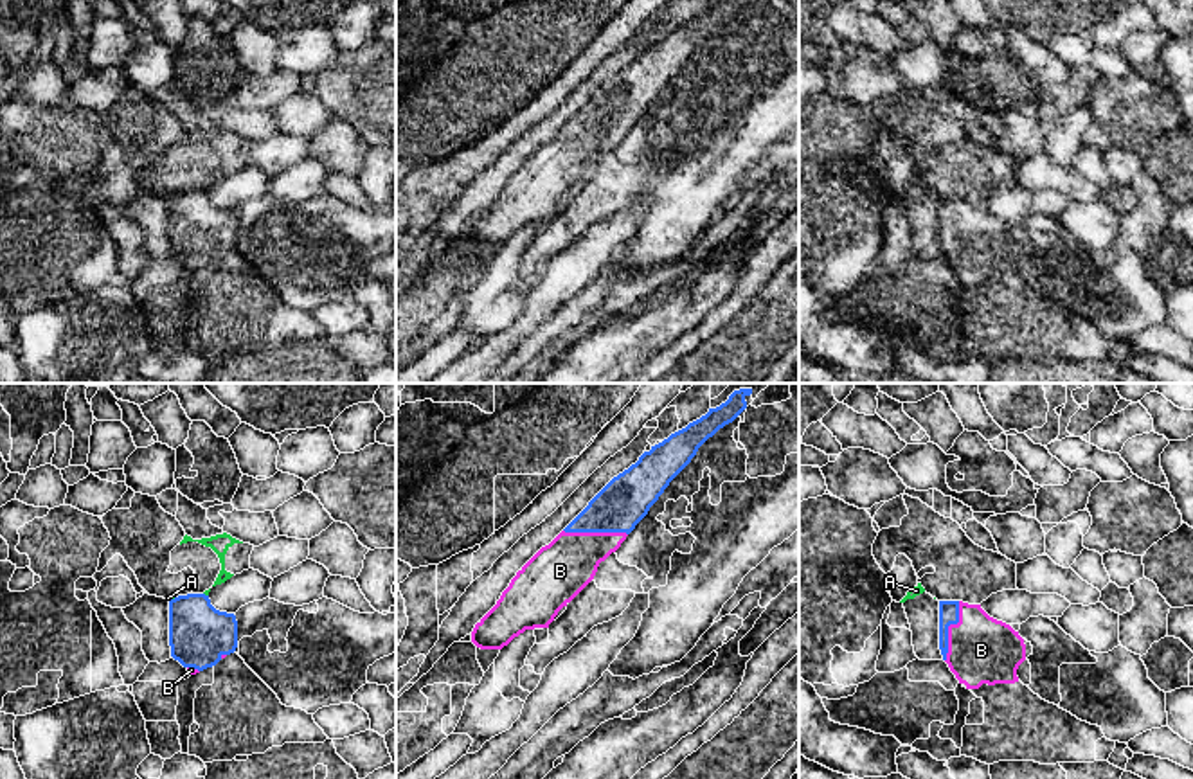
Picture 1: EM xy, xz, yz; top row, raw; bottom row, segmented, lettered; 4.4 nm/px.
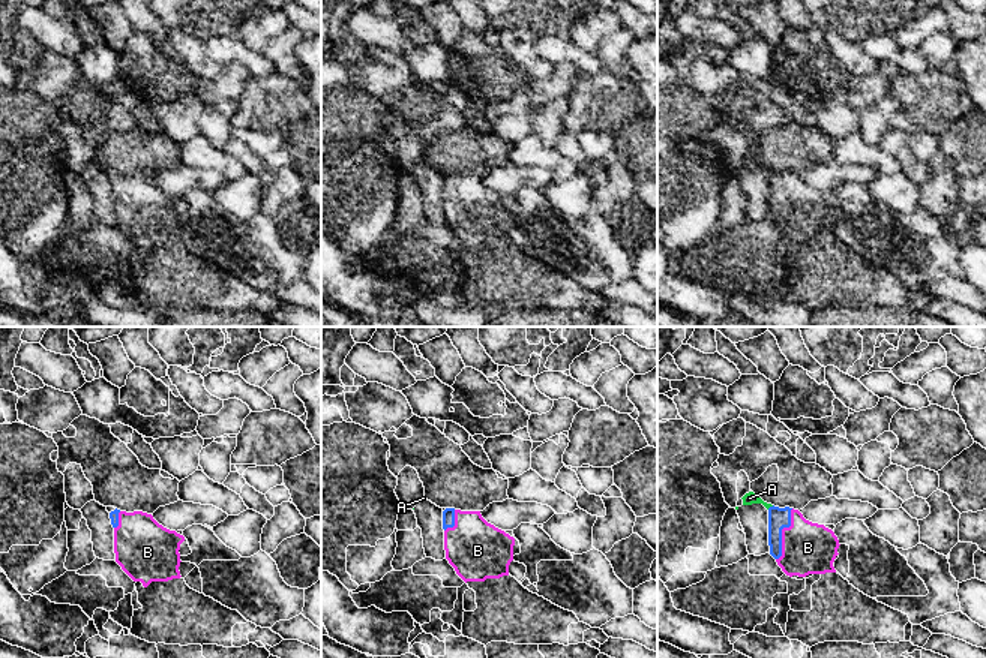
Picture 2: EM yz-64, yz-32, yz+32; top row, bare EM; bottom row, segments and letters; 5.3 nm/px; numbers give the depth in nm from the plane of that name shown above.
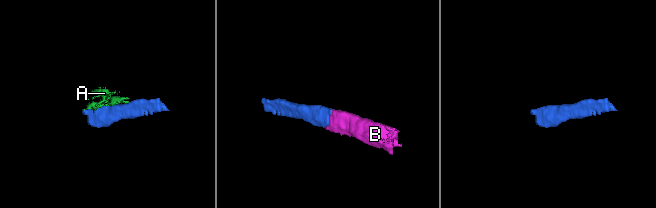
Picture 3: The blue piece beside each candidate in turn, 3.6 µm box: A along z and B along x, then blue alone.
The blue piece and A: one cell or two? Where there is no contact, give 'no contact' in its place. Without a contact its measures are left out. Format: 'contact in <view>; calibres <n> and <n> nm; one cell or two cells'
contact in xy; calibres 280 and 20 nm; two cells

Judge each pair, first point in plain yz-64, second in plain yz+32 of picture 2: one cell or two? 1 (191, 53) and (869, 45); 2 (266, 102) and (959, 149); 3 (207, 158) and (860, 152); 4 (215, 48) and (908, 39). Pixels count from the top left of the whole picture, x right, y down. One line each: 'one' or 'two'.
1: two
2: two
3: one
4: two

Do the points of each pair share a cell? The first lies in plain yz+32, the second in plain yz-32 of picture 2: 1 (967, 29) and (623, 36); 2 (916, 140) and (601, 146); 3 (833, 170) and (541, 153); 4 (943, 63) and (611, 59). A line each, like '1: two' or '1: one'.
1: two
2: one
3: two
4: one

